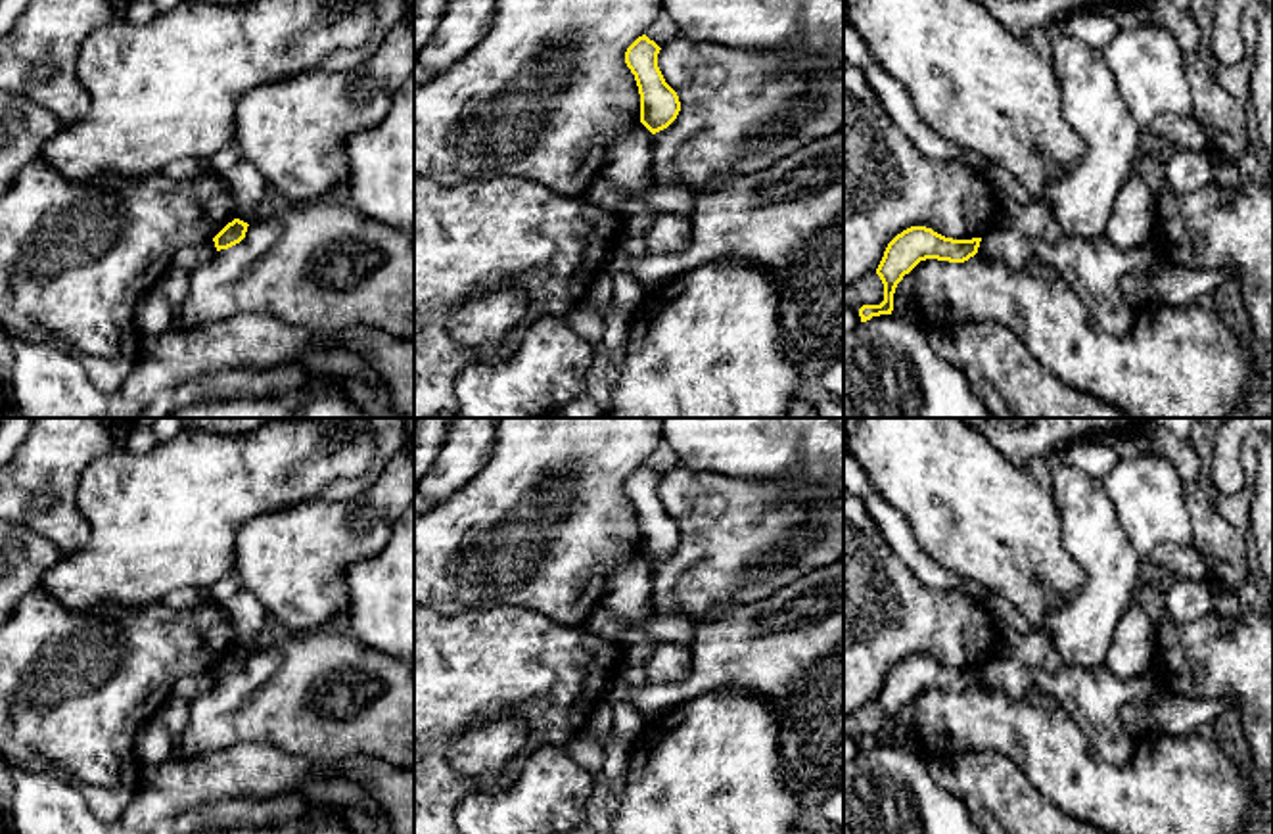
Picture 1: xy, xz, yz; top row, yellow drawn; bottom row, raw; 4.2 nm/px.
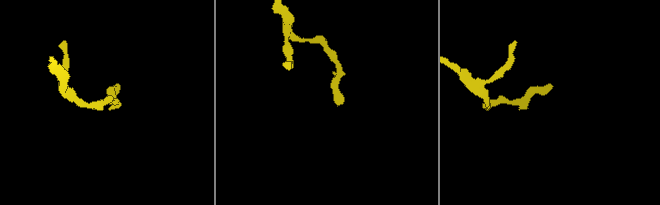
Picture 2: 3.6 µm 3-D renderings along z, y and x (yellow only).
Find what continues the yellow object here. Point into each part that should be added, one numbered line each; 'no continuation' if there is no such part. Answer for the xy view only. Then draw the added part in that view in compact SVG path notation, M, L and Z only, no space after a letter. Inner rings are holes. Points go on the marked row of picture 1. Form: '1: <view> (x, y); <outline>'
no continuation

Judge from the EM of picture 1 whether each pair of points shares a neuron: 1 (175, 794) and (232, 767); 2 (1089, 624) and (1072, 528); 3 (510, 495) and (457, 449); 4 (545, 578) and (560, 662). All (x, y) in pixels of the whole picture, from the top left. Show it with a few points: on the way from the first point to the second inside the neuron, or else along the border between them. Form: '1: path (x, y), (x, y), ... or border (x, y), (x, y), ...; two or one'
1: path (188, 783), (219, 775); one
2: path (1097, 601), (1095, 551); one
3: border (497, 438), (491, 457), (447, 499); two
4: border (510, 602), (535, 608), (560, 624), (581, 625); two

